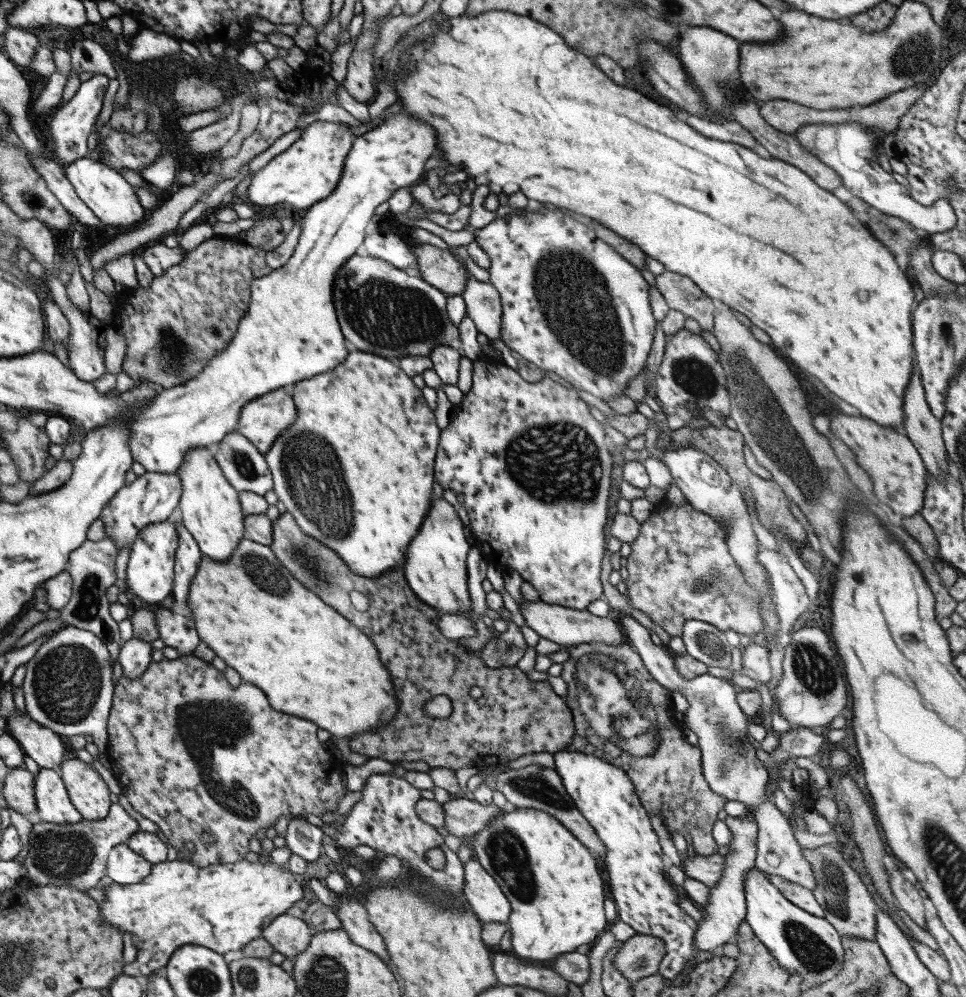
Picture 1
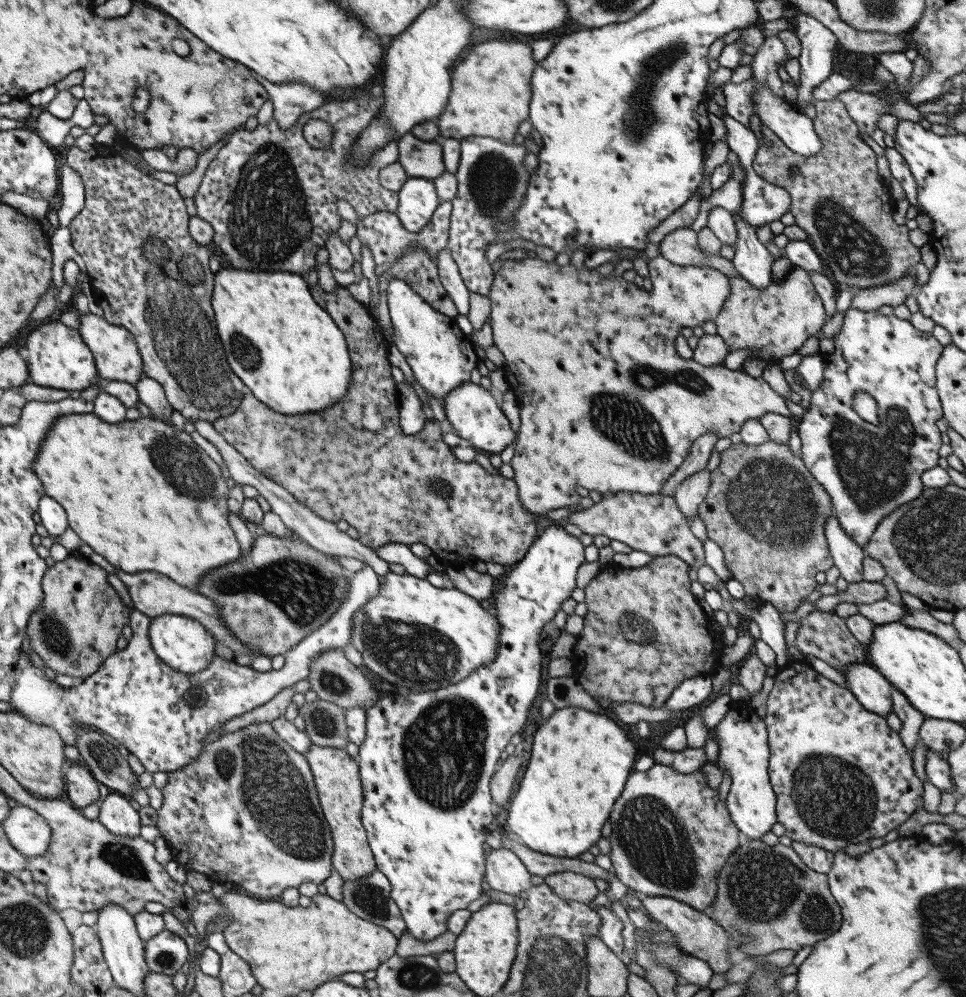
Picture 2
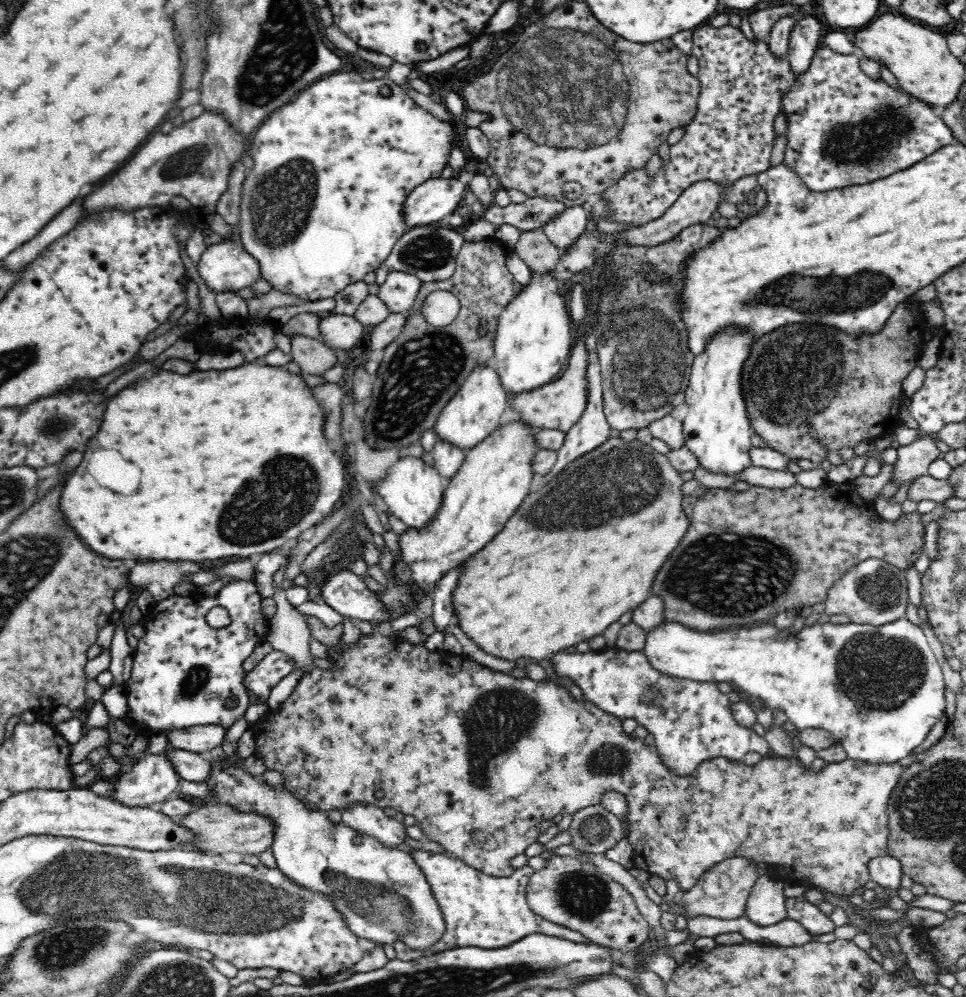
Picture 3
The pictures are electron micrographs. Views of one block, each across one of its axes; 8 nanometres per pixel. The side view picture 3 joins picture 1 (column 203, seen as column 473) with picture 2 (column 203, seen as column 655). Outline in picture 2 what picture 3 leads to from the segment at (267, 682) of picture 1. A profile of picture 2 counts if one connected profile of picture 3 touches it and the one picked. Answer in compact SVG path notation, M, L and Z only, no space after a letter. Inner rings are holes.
M73 414L73 416L63 416L57 420L57 424L51 428L53 432L49 432L49 436L45 438L45 444L41 444L41 452L37 454L35 460L35 474L43 484L43 492L45 496L51 496L53 500L57 500L67 514L67 522L69 528L81 538L83 544L87 544L91 550L95 550L95 554L101 554L115 570L123 570L127 574L139 574L139 572L157 572L163 574L167 578L171 578L173 582L177 582L179 586L185 586L193 592L197 592L203 576L209 576L211 570L215 568L225 568L227 564L233 564L235 560L239 560L239 546L235 542L235 536L229 528L229 510L225 506L229 490L231 490L231 482L227 482L221 476L223 466L217 466L193 440L185 430L175 430L173 426L167 426L159 420L153 418L145 418L139 416L137 420L123 420L117 424L107 424L103 420L99 420L95 414Z

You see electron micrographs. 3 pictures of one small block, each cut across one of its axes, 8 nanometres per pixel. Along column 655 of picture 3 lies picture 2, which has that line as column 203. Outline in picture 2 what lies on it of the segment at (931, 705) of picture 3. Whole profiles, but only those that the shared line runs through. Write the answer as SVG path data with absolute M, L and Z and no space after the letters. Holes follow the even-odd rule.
M177 614L153 616L149 622L149 642L157 658L177 672L195 674L215 658L215 638L197 620L191 620L187 616Z

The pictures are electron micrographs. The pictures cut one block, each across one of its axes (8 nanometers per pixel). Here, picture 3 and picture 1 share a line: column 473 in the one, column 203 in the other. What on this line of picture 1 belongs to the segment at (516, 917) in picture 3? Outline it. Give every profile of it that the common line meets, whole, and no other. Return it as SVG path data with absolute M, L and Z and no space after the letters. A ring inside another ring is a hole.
M165 860L161 864L153 864L151 874L137 884L129 884L129 886L111 884L109 888L105 888L107 902L99 906L105 920L115 924L121 934L137 936L137 940L133 942L137 946L137 960L133 960L131 964L125 964L123 974L135 976L141 980L145 974L151 974L151 970L159 966L167 966L167 960L171 958L171 954L183 944L197 944L221 956L225 952L245 948L251 940L259 938L261 932L277 916L285 914L287 908L303 900L303 886L305 886L303 876L297 876L291 870L287 870L285 864L283 866L271 864L271 860L265 864L261 864L259 860L257 862L241 860L235 864L213 864L205 868L193 866L189 860L181 860L181 862Z

